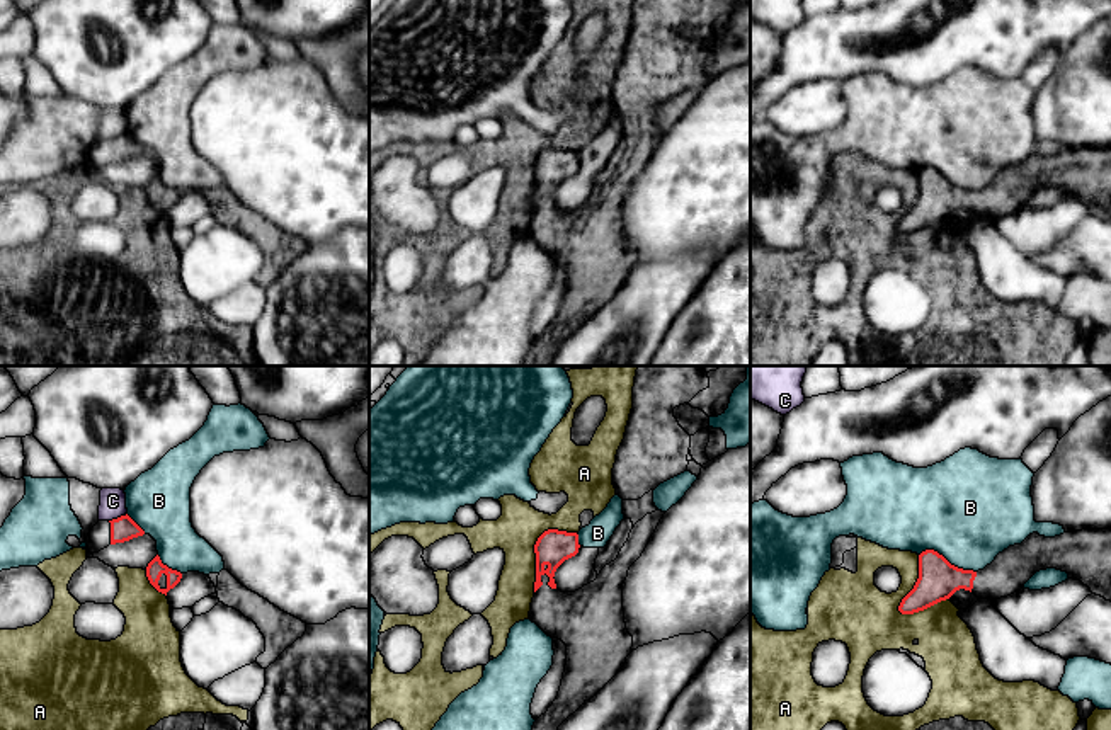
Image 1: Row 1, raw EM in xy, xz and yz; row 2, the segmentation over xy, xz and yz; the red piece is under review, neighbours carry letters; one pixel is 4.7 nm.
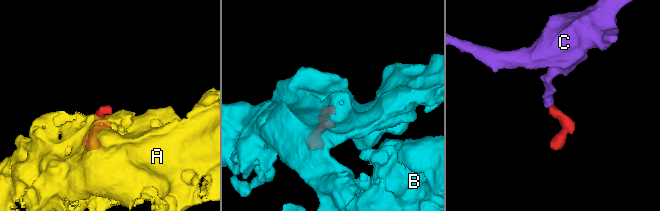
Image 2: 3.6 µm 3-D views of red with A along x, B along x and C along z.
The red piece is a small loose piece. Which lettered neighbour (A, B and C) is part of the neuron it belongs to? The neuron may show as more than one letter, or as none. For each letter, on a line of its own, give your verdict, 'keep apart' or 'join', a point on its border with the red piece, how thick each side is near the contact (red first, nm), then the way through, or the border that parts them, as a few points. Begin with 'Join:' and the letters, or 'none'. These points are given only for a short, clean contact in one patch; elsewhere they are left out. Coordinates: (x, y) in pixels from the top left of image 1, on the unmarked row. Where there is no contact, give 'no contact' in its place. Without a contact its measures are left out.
Join: none
A: keep apart; contact yz (914, 205); calibres 190 and 260 nm
B: keep apart; contact yz (946, 179); calibres 190 and 480 nm
C: keep apart; contact xy (118, 136); calibres 120 and 130 nm; border xy (126, 133), (109, 140)

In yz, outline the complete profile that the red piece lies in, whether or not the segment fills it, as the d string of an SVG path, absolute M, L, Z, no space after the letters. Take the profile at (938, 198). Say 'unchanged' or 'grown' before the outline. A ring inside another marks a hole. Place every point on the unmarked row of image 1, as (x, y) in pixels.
grown; M1111 146L1063 151L1055 157L1033 151L1021 163L1009 165L999 172L990 184L978 191L958 187L937 170L926 168L919 174L919 197L902 218L898 230L902 233L924 230L949 218L960 208L973 211L978 218L1007 216L1021 209L1036 191L1046 187L1067 191L1068 197L1080 199L1092 213L1111 220Z

